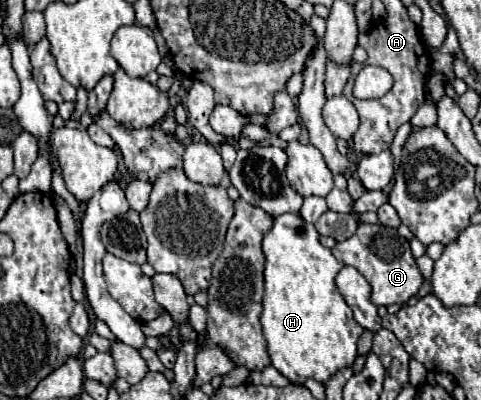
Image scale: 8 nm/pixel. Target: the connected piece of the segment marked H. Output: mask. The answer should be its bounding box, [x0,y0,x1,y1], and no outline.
[261,213,363,383]

